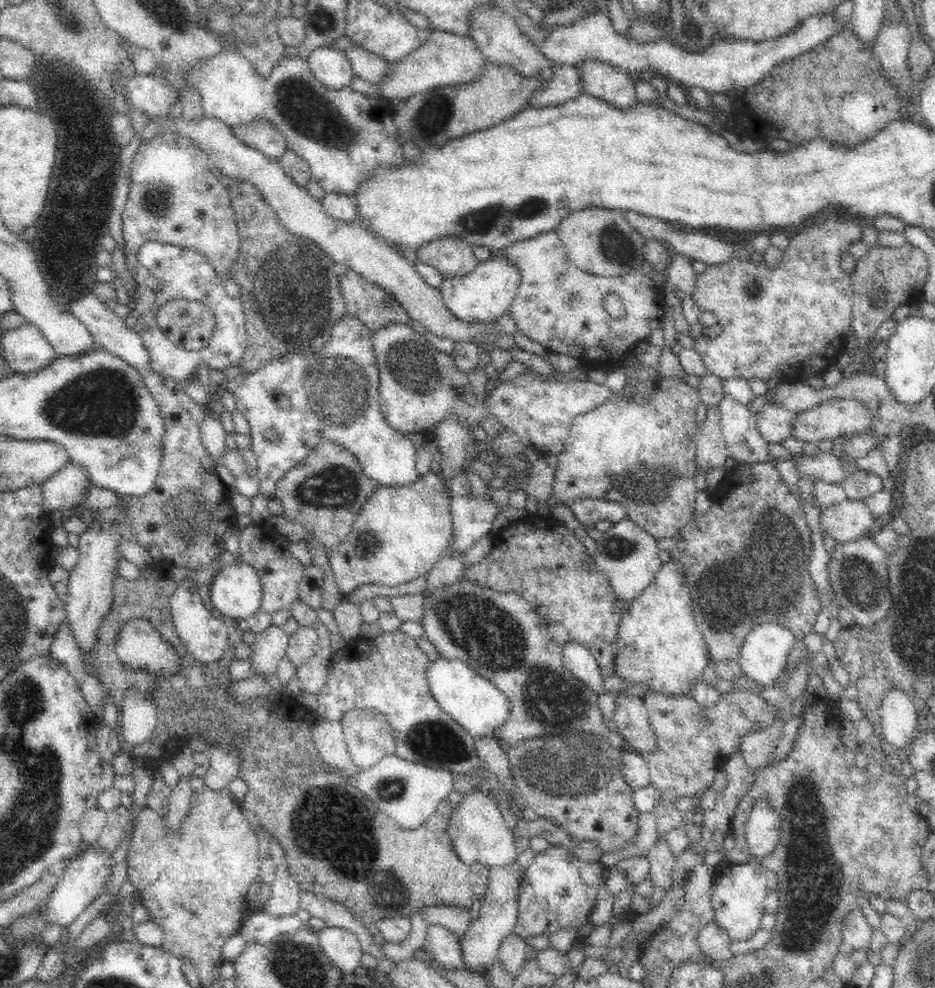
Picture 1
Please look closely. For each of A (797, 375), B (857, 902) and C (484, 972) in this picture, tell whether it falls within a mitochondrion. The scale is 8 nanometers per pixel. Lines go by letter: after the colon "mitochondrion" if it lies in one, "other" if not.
A: other
B: other
C: other

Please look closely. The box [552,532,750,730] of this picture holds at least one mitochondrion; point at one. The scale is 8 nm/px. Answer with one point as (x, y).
(615, 547)

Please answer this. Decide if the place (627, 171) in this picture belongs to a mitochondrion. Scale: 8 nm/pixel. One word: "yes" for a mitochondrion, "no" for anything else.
no

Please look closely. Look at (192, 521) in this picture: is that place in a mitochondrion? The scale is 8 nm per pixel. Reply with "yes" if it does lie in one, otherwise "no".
yes

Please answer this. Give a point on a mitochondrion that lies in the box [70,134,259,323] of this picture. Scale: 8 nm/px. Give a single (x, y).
(153, 198)

